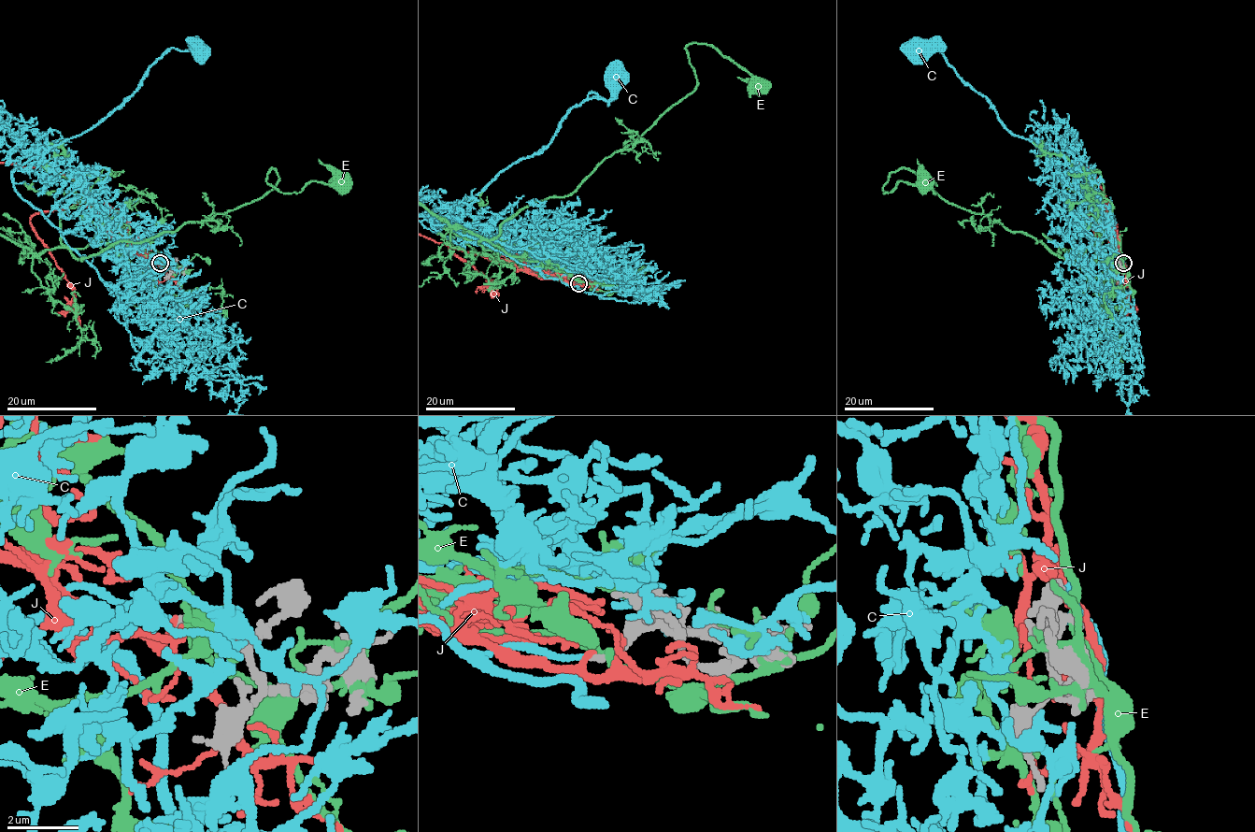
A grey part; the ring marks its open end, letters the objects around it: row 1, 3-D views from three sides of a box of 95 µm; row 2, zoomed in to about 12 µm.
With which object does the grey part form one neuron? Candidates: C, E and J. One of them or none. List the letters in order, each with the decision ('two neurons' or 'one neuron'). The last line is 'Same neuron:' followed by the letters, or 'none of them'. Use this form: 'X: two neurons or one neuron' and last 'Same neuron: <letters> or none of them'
C: one neuron
E: two neurons
J: two neurons
Same neuron: C

